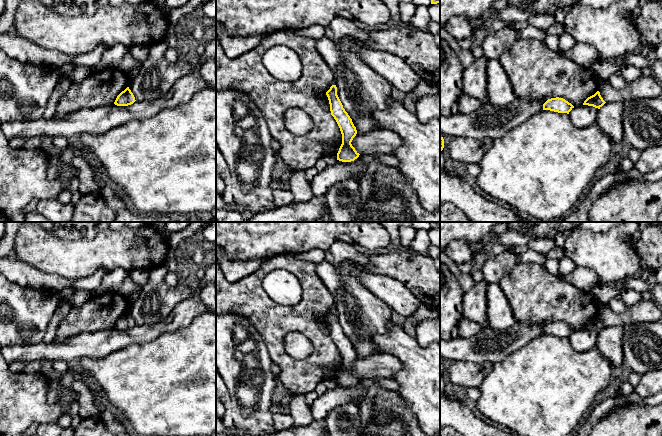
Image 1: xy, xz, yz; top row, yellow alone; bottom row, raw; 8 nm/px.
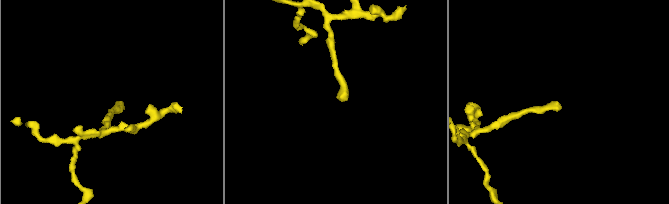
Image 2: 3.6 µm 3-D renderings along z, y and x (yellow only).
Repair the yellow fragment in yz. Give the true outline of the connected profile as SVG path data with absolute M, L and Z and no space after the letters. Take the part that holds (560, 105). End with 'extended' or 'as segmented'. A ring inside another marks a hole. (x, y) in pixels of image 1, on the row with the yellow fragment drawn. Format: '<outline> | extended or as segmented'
M559 97L548 99L543 104L543 110L550 110L558 113L569 114L573 108L574 106L571 103Z | as segmented

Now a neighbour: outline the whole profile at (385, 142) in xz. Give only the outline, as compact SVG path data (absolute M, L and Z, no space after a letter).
M375 130L366 134L356 134L351 142L357 153L379 153L392 155L403 144L403 139L390 130Z

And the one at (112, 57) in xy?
M122 44L107 48L95 69L103 70L118 68L122 59L128 52L129 50Z

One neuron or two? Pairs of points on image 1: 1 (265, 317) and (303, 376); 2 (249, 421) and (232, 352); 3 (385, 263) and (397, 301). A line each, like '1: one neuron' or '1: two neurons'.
1: one neuron
2: one neuron
3: two neurons

